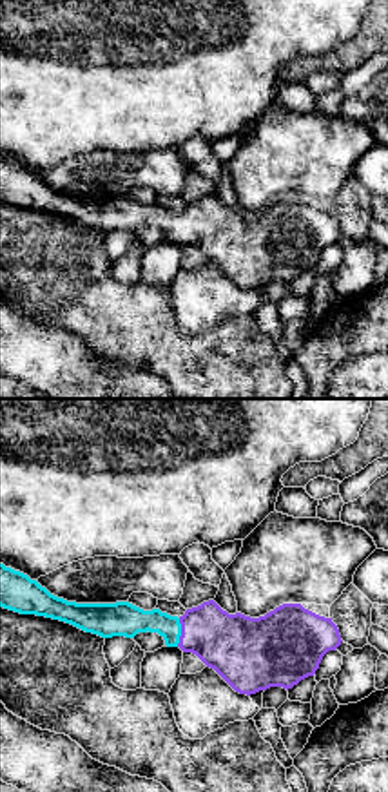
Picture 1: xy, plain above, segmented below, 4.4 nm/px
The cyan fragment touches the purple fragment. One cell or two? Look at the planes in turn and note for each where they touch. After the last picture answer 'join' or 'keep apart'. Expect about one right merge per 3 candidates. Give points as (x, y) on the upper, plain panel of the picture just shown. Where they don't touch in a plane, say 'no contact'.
(180, 227)

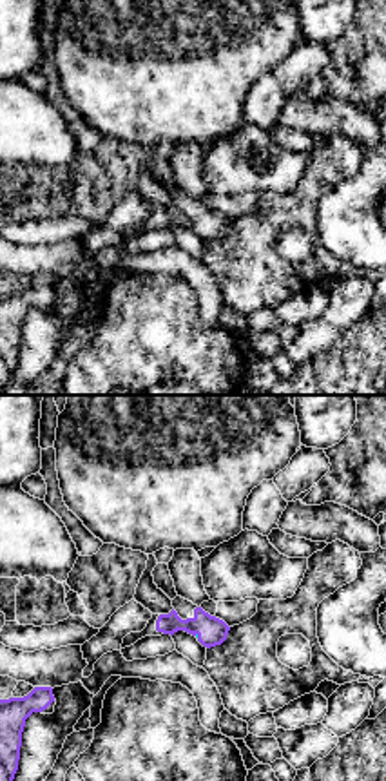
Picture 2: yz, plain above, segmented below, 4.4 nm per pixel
no contact

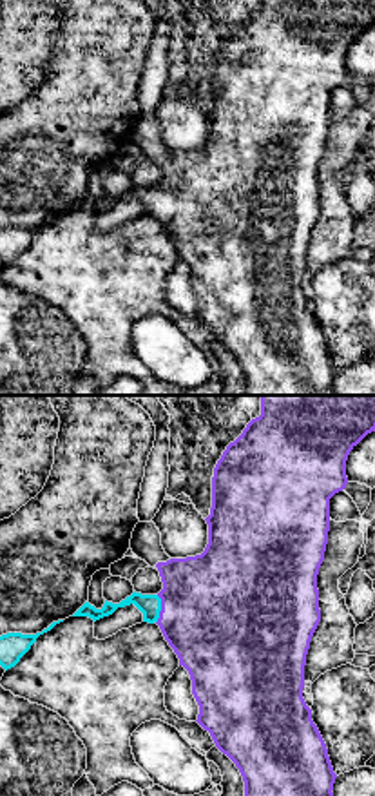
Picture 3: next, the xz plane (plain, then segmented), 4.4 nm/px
(160, 203)

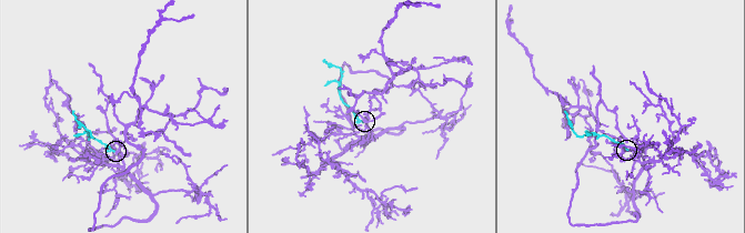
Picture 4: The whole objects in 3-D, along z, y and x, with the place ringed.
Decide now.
join

